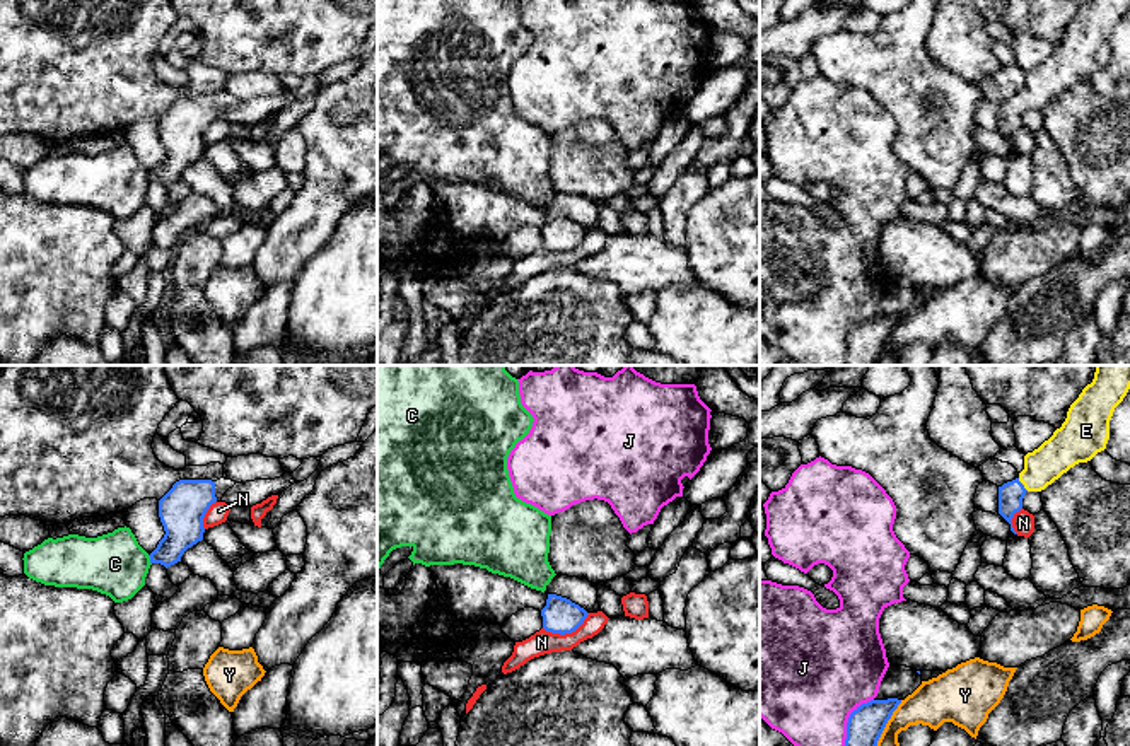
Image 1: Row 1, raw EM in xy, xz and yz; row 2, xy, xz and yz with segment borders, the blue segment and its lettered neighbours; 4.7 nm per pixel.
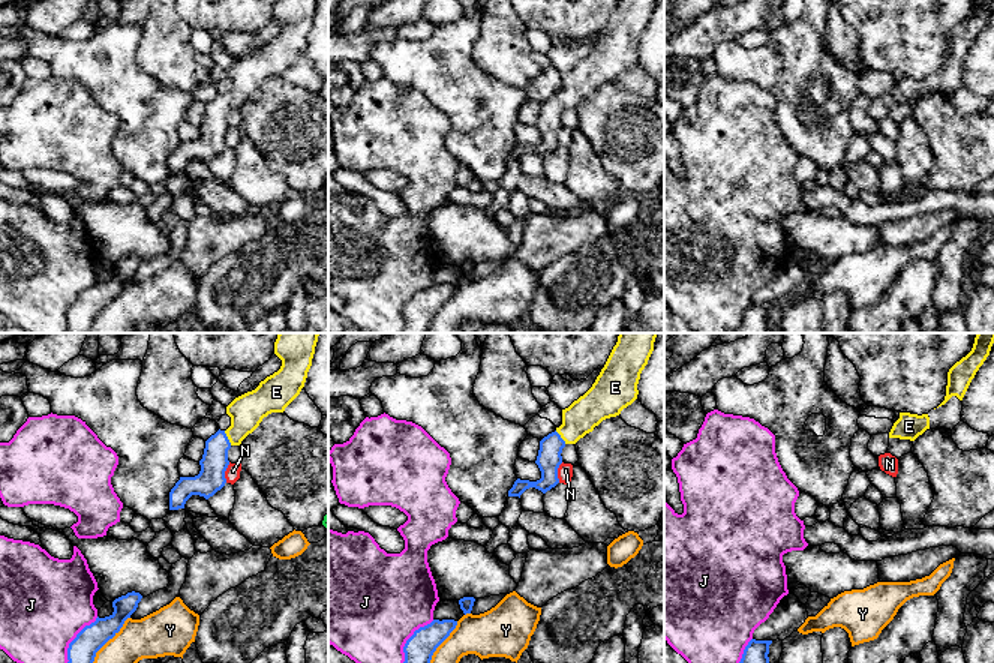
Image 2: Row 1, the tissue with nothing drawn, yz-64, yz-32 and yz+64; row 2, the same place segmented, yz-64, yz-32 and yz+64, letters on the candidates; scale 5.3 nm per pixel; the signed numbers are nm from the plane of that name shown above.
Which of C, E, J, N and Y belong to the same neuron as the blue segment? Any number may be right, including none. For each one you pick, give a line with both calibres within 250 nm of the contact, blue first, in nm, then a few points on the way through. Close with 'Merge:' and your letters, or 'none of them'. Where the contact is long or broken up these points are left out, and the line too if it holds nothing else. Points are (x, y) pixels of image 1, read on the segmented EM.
E: 120 nm thick on the blue side, 180 nm on the other; runs through yz (1011, 494), (1023, 485), (1062, 451)
Merge: E

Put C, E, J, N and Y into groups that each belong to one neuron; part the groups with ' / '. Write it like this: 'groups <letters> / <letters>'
groups C / E / J / N / Y

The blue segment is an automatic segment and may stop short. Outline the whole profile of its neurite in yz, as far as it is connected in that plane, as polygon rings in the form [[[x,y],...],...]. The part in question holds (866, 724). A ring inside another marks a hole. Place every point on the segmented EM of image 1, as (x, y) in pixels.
[[[871,700],[857,707],[847,722],[845,746],[877,746],[877,741],[901,700]]]

